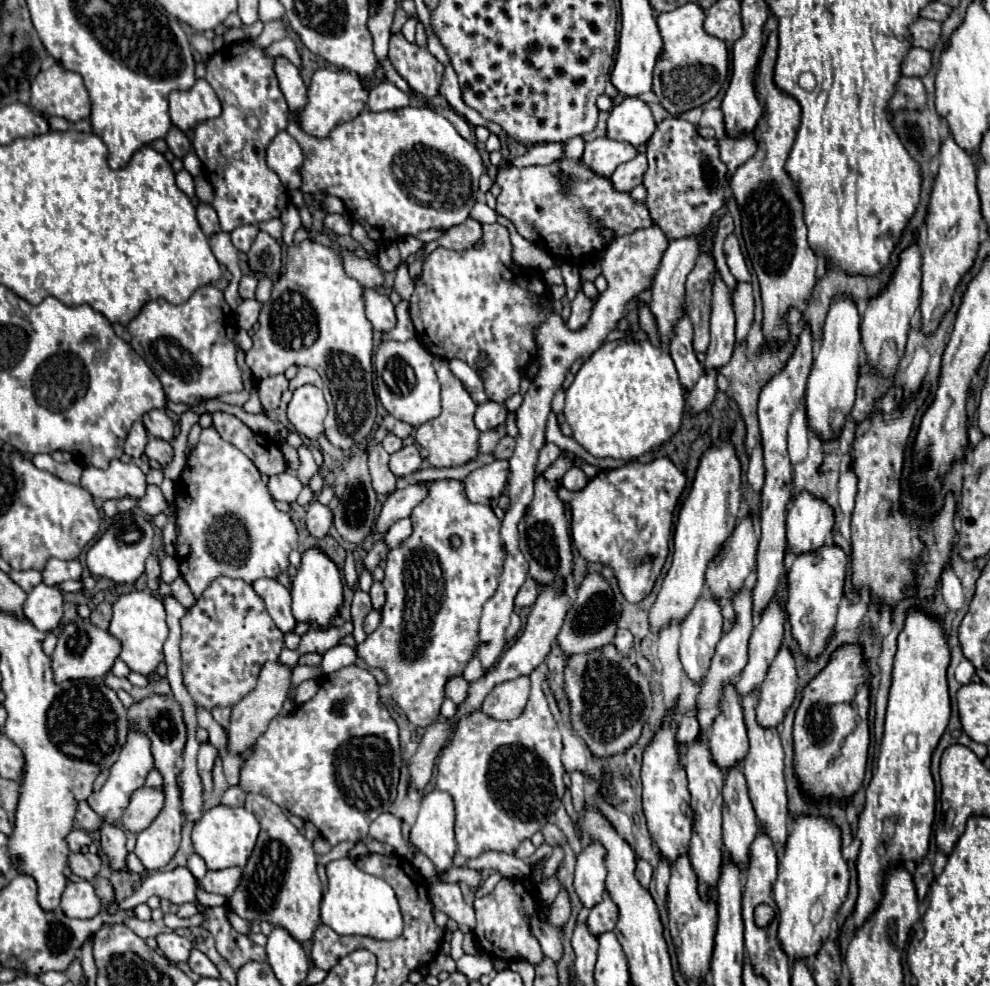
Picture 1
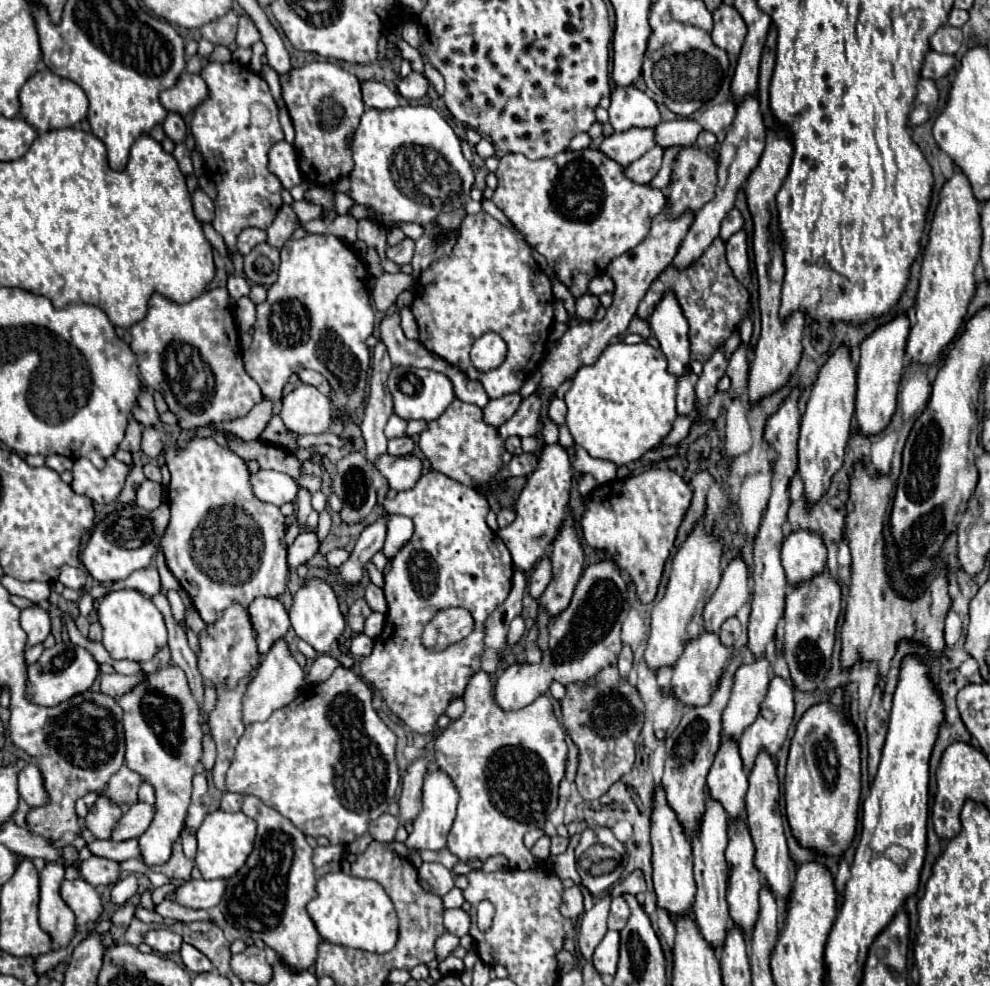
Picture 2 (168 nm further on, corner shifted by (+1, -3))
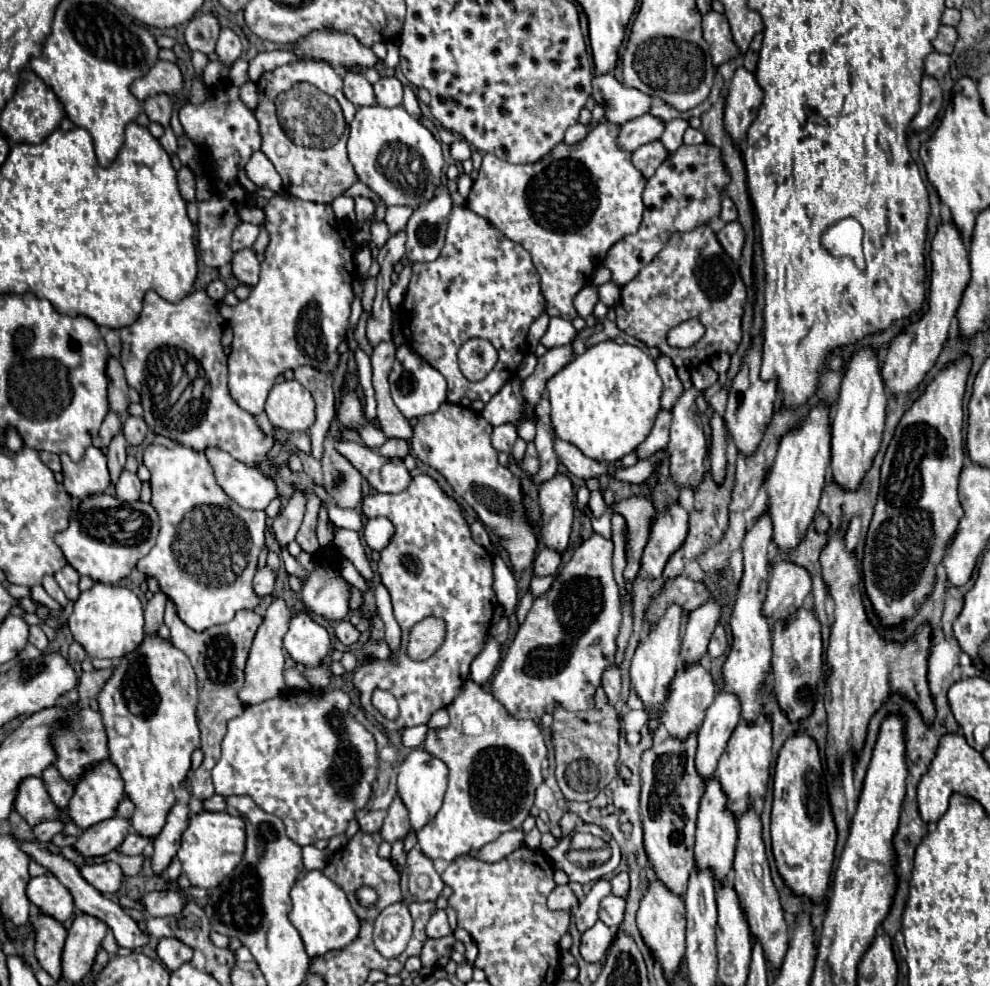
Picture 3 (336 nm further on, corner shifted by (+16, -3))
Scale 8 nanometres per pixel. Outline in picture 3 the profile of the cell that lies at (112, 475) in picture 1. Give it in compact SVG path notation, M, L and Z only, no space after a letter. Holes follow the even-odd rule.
M88 447L82 461L74 463L66 453L60 455L62 459L62 473L64 473L64 487L72 497L86 499L90 495L100 495L110 485L110 475L106 467L106 455L96 449Z

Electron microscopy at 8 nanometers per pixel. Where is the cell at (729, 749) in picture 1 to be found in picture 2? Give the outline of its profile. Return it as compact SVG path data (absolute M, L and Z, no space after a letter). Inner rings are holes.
M723 739L717 751L715 763L707 777L707 787L711 799L723 805L729 821L737 821L745 811L745 793L747 793L747 771L739 757L737 741Z

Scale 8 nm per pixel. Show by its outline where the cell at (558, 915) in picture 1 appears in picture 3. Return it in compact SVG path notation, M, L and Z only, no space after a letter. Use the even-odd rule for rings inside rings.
M558 885L548 897L548 907L554 909L554 911L570 911L574 901L576 901L576 897L570 891L570 887L568 885Z

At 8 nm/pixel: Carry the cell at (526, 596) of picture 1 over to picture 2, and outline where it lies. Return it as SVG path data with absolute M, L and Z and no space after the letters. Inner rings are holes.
M545 557L545 559L541 559L541 561L535 565L535 569L531 571L531 583L529 583L529 593L531 593L531 597L539 599L539 597L543 595L543 591L547 589L551 577L553 577L551 559Z

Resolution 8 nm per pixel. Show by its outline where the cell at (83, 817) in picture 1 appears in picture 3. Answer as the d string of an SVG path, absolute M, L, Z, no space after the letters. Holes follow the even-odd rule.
M48 767L42 773L42 779L44 779L46 789L48 789L52 801L56 803L56 807L66 809L70 799L72 799L72 795L74 795L74 783L72 781L64 781L54 767Z

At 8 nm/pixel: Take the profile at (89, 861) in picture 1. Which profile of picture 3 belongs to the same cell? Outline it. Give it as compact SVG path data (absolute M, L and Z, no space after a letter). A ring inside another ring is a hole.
M112 861L84 865L84 867L80 867L80 873L100 893L116 893L120 889L122 869Z

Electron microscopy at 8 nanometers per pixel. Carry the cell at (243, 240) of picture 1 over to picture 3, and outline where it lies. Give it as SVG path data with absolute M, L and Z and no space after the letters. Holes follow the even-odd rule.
M240 223L232 235L232 241L230 241L230 249L232 251L240 251L240 249L246 249L246 247L252 247L254 241L258 237L258 225L252 225L252 223Z

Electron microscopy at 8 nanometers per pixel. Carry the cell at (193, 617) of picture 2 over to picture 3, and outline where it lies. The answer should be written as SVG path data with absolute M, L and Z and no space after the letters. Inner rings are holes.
M168 599L164 623L170 629L170 641L188 655L188 659L196 671L196 677L198 677L200 701L196 707L196 717L198 717L198 727L200 727L200 735L202 735L204 761L202 761L200 769L196 769L194 775L190 777L190 783L192 783L192 795L204 801L214 795L210 771L216 765L216 759L220 757L220 743L226 735L226 723L230 719L242 715L242 711L244 711L244 707L240 707L240 701L236 699L236 693L244 685L244 663L248 657L252 639L256 635L256 629L262 625L262 617L252 609L242 609L234 615L232 621L228 621L224 625L216 625L204 633L196 633L178 617L176 605Z

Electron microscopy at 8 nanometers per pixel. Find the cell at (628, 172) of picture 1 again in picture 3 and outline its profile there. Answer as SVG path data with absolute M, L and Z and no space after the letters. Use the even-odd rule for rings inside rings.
M652 141L652 143L638 147L632 153L632 163L648 179L648 177L654 175L654 171L662 165L662 161L666 157L668 157L668 151L664 149L664 145L660 141Z

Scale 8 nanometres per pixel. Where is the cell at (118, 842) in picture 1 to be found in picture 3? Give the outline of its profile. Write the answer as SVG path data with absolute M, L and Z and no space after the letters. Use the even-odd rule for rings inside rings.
M106 759L88 769L76 783L74 797L68 805L68 815L82 831L116 815L116 807L124 797L120 773Z

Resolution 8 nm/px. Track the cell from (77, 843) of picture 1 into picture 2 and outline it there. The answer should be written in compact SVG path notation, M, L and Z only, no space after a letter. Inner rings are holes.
M129 839L129 841L121 841L121 843L115 843L115 841L93 841L87 845L91 849L93 855L99 855L99 857L107 857L107 859L113 859L113 861L127 861L127 859L135 859L139 857L139 841L137 839Z

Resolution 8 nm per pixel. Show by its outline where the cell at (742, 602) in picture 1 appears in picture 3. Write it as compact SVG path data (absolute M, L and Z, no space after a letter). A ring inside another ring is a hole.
M694 731L686 739L670 735L666 741L646 749L640 759L640 813L644 817L644 849L658 879L662 879L664 885L680 897L684 895L688 875L694 867L696 811L700 795L704 793L704 779L694 765L696 747L698 741Z

